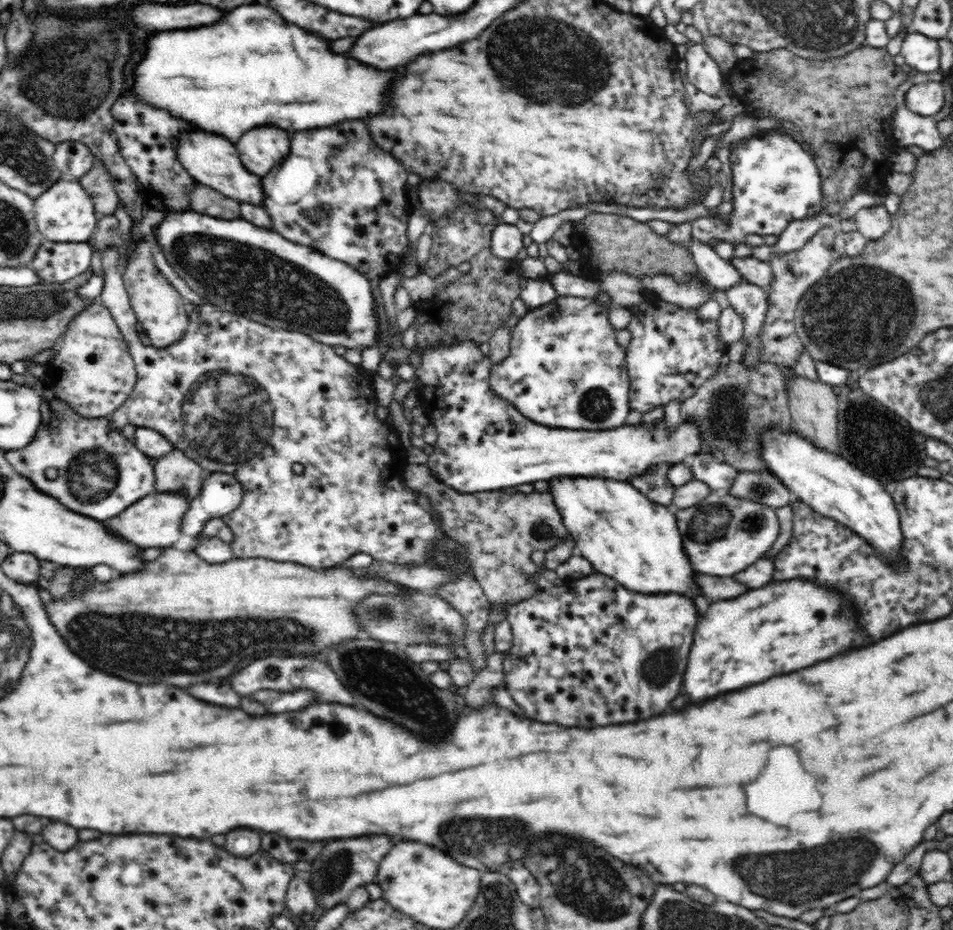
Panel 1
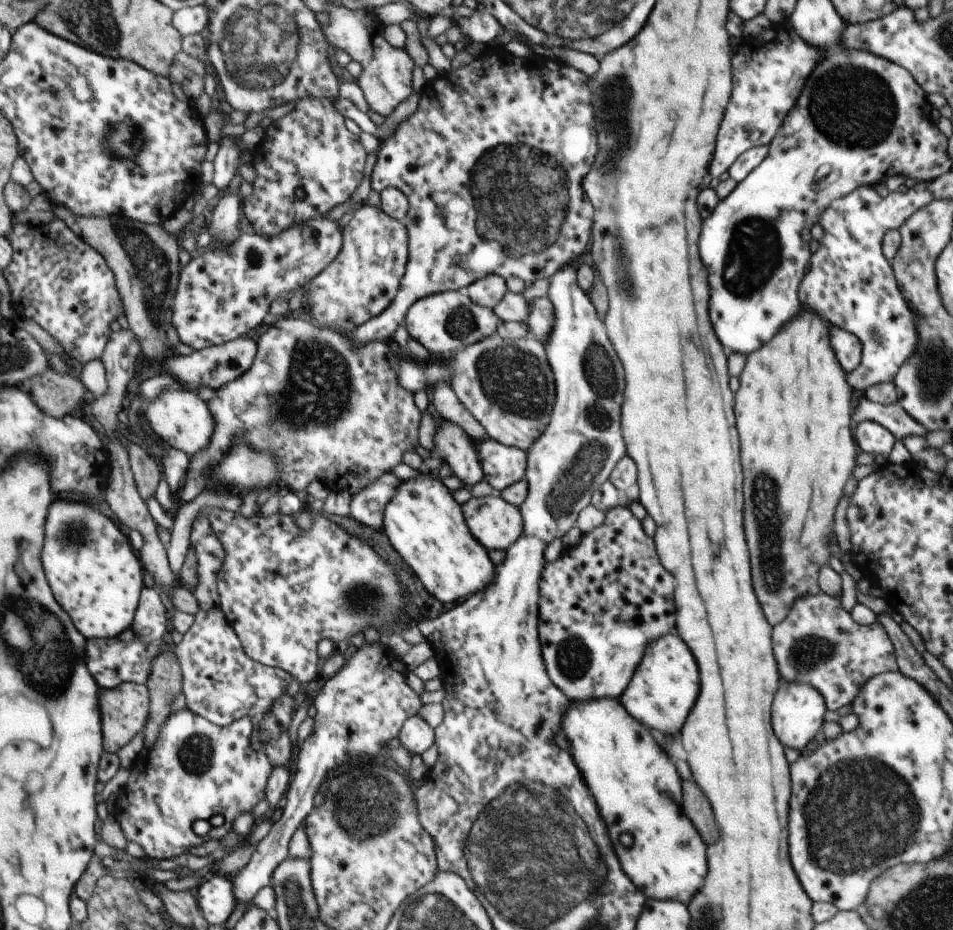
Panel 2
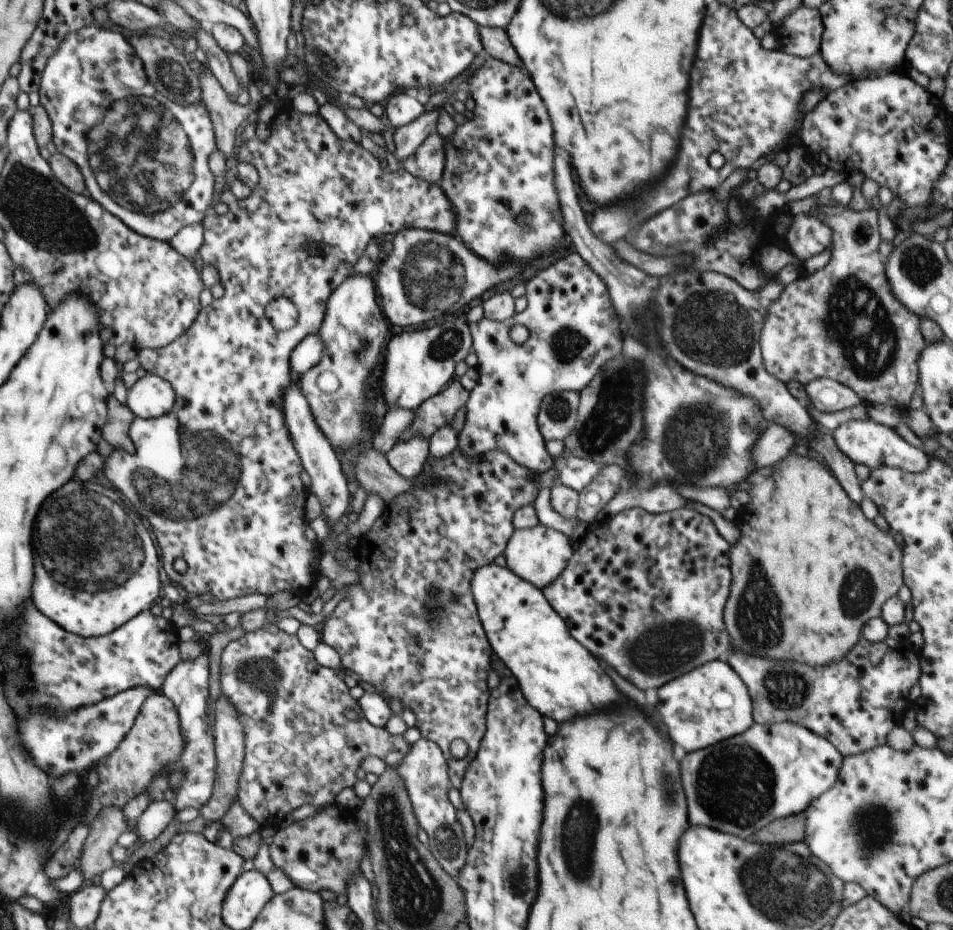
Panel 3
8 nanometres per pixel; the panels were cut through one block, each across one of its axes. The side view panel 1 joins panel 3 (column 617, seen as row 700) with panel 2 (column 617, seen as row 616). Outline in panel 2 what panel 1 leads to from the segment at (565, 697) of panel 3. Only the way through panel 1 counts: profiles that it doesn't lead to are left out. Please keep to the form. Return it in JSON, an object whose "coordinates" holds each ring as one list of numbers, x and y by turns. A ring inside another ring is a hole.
{"coordinates":[[610,697,569,702,561,716,560,732,568,738,570,754,574,756,574,762,580,768,596,804,600,806,600,816,608,826,612,846,626,876,648,899,681,901,687,905,692,896,700,892,708,866,706,844,678,804,682,802,682,780,674,762,656,744,650,730,636,722,618,700]]}

